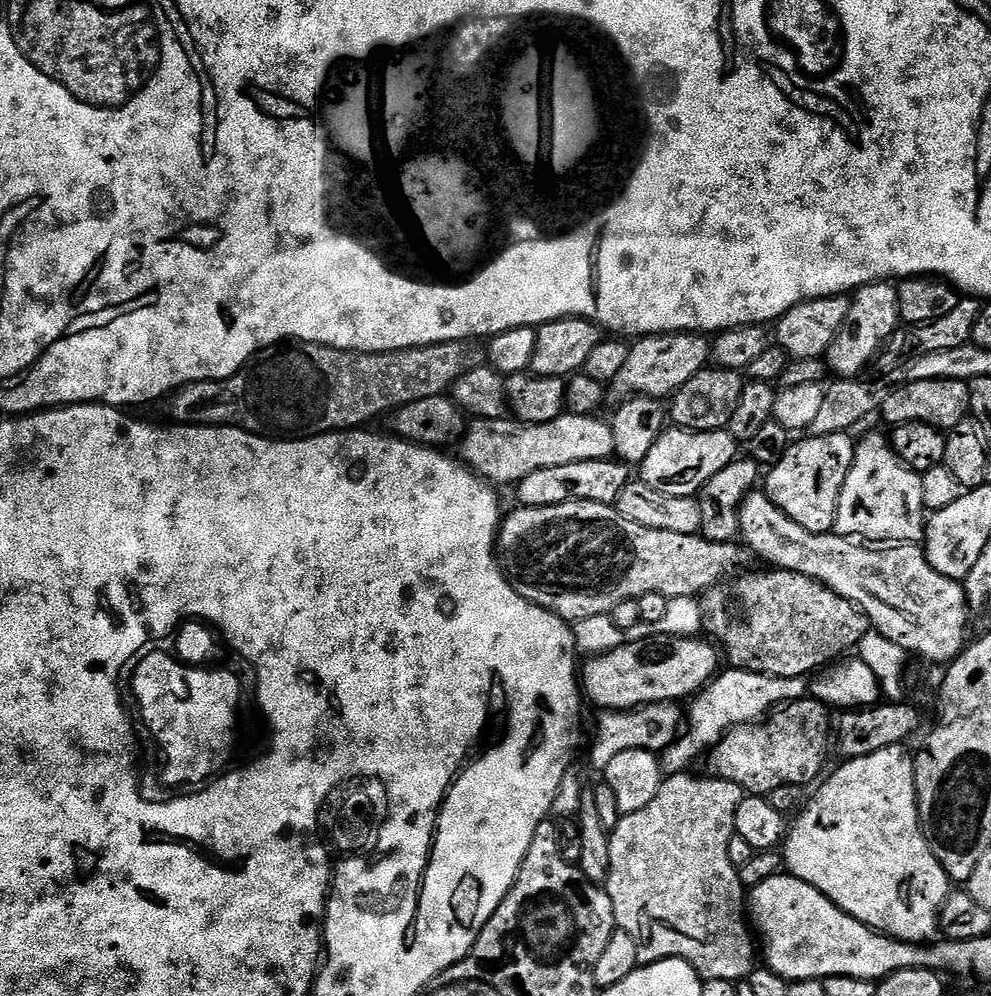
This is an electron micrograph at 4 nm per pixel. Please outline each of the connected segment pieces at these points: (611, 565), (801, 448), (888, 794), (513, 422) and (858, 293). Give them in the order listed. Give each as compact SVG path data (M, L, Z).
M571 500L541 508L516 506L509 516L507 513L503 517L496 537L496 550L498 563L512 589L524 600L545 608L565 622L609 615L621 602L639 600L642 594L651 592L669 598L699 597L709 588L735 577L750 559L749 553L739 543L715 544L700 534L687 536L670 534L670 530L650 530L646 526L638 526L638 522L626 522L626 518L622 518L611 504L585 500Z
M835 432L821 436L805 435L800 438L804 440L798 441L797 444L796 441L789 443L786 454L782 454L780 461L767 469L768 485L766 485L766 491L769 498L774 502L774 506L778 506L786 515L794 518L794 522L798 522L798 526L811 532L831 533L835 529L842 486L850 474L850 466L856 457L857 441L851 440L850 437L848 432Z
M903 743L891 744L889 748L883 748L874 754L866 754L862 758L854 758L853 760L844 760L841 763L841 768L813 794L812 801L809 804L807 801L803 805L802 811L795 817L795 819L797 818L796 825L793 828L791 825L782 845L782 860L791 875L814 886L826 898L830 898L830 902L837 904L841 910L853 916L858 922L870 926L876 932L884 933L885 936L893 936L895 940L922 944L931 941L937 935L940 907L944 905L944 899L948 897L950 881L946 870L938 862L938 858L934 858L924 837L924 832L920 829L920 807L916 801L916 765L910 752L908 756L904 747Z
M565 414L545 424L521 424L515 418L502 420L473 419L467 425L459 445L463 463L481 480L493 485L519 484L526 474L546 470L549 466L567 466L570 462L606 460L614 453L614 434L607 419L596 416Z
M892 282L864 284L851 293L850 314L842 330L830 342L826 353L828 371L833 377L850 380L861 375L860 371L868 363L877 359L878 353L887 344L888 339L901 327L900 307L898 306L897 285Z

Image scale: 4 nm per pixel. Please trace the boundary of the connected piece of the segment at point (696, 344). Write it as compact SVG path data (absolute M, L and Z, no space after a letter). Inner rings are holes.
M673 332L662 336L637 339L630 347L630 358L622 365L618 378L610 385L610 396L619 402L629 396L655 396L668 398L678 391L694 374L709 367L712 346L709 337L694 332Z

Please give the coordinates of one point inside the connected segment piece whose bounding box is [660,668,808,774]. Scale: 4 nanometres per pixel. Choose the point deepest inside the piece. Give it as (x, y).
(736, 697)

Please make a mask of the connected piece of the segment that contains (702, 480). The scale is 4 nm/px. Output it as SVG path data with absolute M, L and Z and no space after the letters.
M668 426L665 427L663 434L658 438L658 442L654 442L650 454L646 454L644 461L639 464L638 476L646 486L654 486L654 490L658 490L658 494L696 496L700 489L706 486L706 482L710 482L710 478L714 478L714 474L718 474L718 470L726 470L726 466L730 466L732 461L737 459L736 448L738 448L738 441L726 430L688 432L685 428Z

